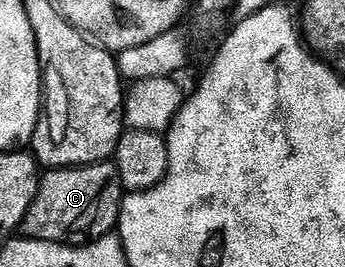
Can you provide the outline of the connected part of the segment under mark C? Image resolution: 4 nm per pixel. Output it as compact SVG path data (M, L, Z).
M114 162L88 163L85 167L60 167L46 172L39 180L39 192L35 195L33 205L27 210L21 224L24 236L33 239L44 239L47 243L67 243L74 235L87 235L99 223L99 218L107 211L107 206L120 198L121 184L119 171Z

